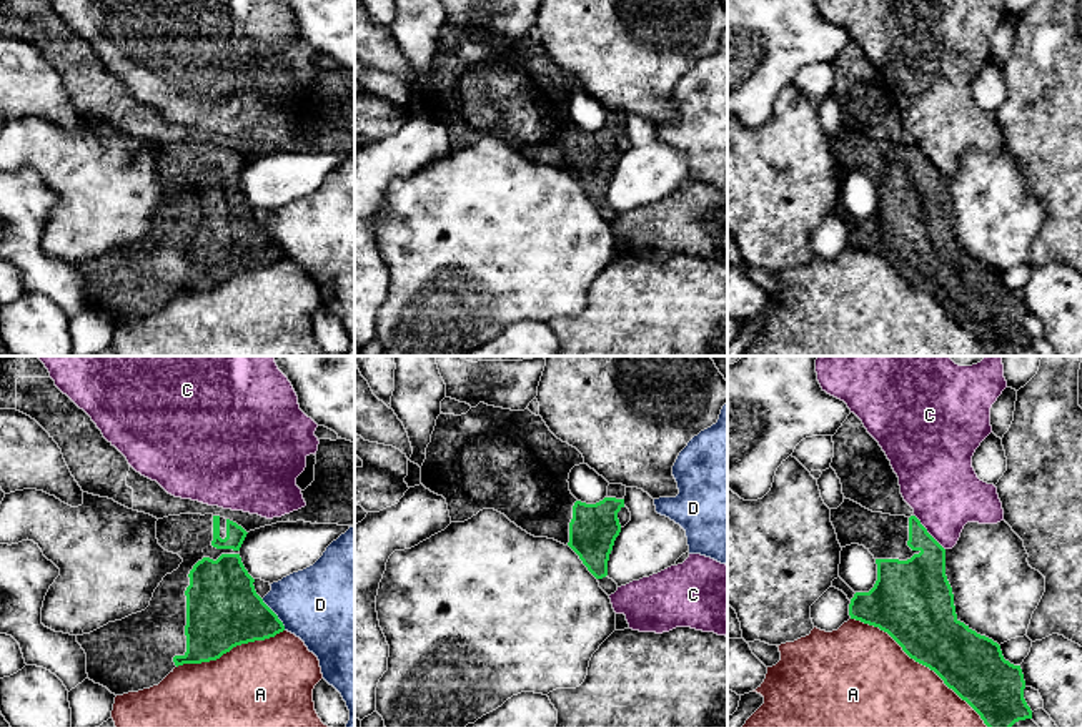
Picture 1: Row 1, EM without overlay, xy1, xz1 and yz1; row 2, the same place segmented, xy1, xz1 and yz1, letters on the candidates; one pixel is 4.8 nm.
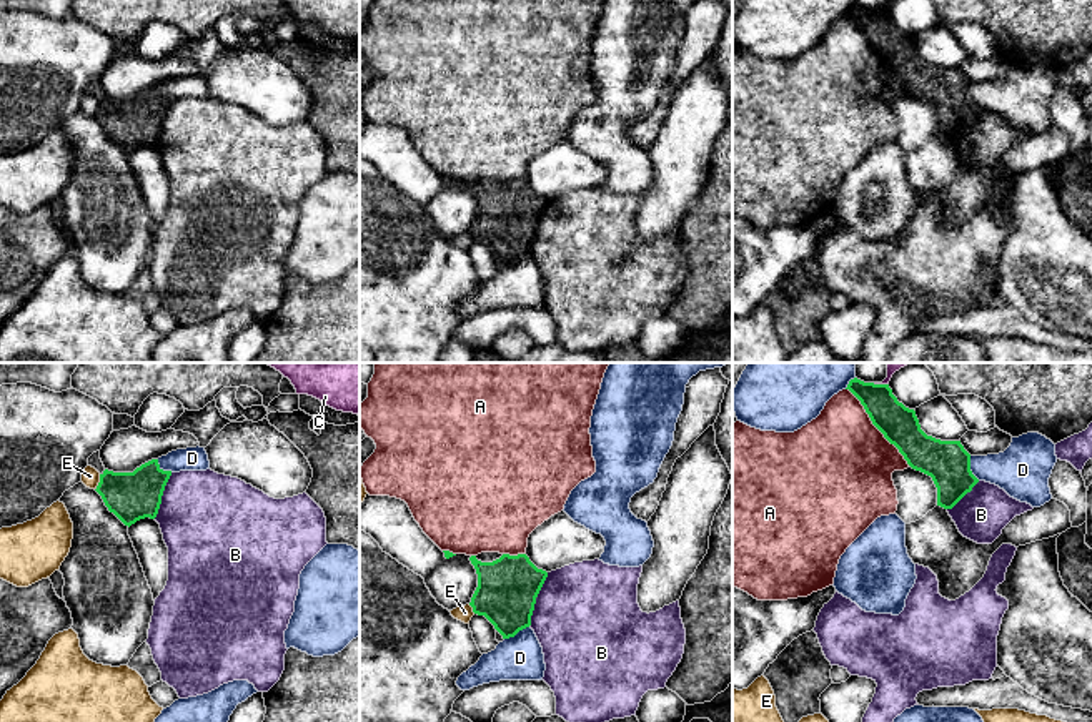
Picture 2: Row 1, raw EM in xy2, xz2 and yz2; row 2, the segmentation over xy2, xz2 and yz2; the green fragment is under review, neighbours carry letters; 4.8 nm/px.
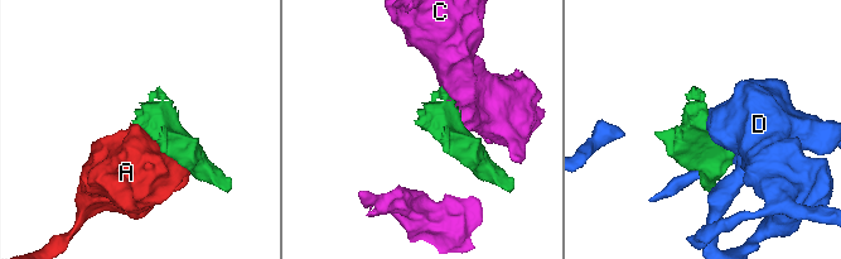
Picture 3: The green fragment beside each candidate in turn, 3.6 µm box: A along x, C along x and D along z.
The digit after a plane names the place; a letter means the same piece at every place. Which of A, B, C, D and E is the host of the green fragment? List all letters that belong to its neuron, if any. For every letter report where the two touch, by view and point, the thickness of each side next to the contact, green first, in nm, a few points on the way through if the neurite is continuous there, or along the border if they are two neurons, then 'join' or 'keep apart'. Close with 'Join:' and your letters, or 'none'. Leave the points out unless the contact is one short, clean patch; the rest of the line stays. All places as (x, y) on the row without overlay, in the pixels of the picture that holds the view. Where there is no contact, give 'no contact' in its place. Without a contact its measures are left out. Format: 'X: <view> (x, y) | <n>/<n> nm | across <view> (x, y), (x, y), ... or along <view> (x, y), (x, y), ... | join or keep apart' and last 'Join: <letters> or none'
A: yz1 (921, 290) | 360/480 nm | keep apart
B: xz2 (535, 227) | 300/480 nm | along xz2 (548, 200), (528, 253) | keep apart
C: yz1 (928, 160) | 260/360 nm | keep apart
D: xy1 (275, 242) | 360/400 nm | keep apart
E: xy2 (99, 110) | 240/90 nm | along xy2 (100, 102), (95, 117) | keep apart
Join: none

